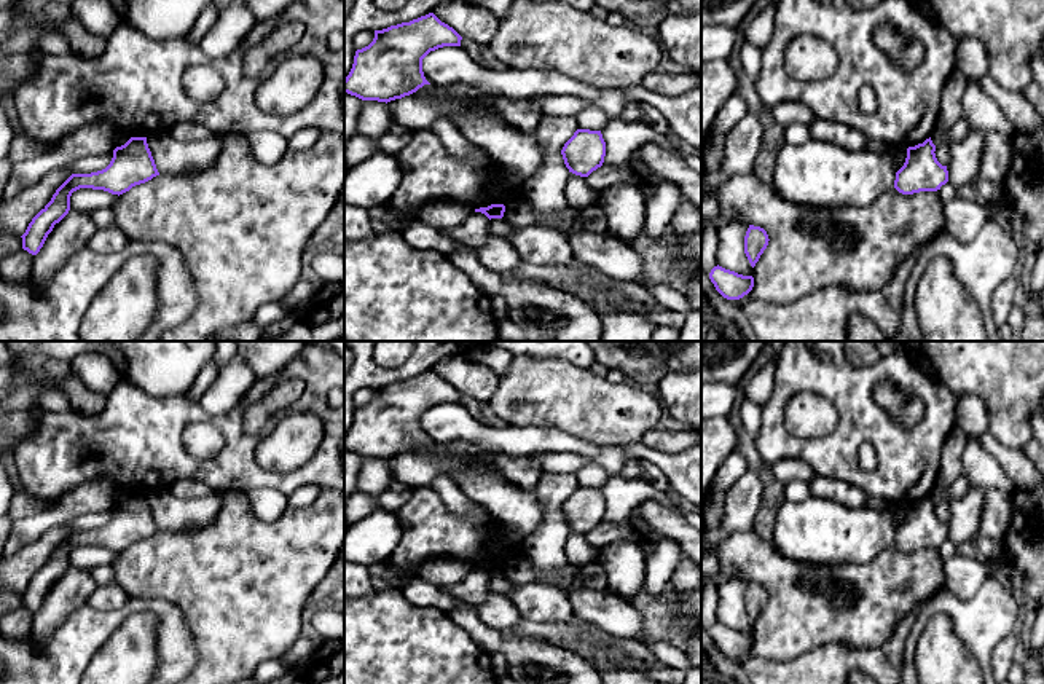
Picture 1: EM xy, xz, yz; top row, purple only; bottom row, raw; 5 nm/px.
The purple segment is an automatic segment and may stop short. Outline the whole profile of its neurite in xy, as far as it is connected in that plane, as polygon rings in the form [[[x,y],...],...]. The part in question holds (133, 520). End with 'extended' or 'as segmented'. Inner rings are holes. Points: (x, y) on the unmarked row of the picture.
[[[131,494],[113,507],[110,521],[91,531],[72,531],[53,552],[51,558],[32,576],[22,595],[22,606],[37,612],[54,582],[70,568],[70,553],[80,545],[123,552],[132,544],[159,533],[147,494]]]; as segmented

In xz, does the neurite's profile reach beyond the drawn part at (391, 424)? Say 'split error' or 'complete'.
complete

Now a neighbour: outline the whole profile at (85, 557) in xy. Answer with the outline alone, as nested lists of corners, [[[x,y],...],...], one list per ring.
[[[80,545],[72,550],[70,553],[70,564],[92,571],[102,564],[112,564],[118,556],[118,552],[112,552],[104,547],[92,547],[92,545]]]

